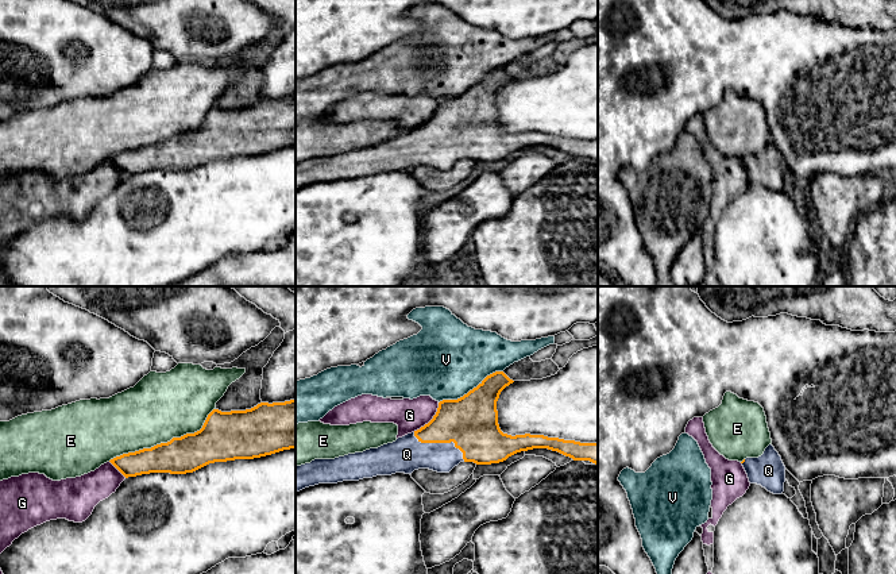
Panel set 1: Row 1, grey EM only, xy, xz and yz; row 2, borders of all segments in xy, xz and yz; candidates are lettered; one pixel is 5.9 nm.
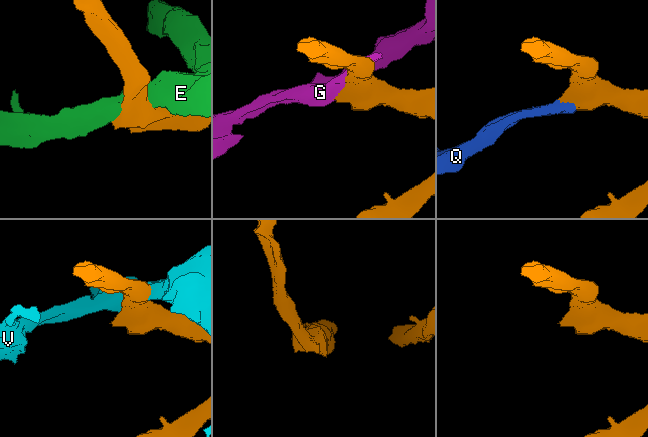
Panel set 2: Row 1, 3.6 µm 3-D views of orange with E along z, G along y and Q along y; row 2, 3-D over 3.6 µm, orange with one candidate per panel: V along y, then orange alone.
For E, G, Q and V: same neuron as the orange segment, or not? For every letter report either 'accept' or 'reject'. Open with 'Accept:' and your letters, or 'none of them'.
Accept: Q
E: reject
G: reject
Q: accept
V: reject

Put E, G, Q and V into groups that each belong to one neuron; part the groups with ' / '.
E / G / Q / V

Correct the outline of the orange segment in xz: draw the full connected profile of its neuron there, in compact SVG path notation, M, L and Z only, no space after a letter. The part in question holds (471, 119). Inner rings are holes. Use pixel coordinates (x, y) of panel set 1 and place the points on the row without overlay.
M495 69L463 95L440 99L428 122L393 140L297 163L296 190L318 181L412 172L418 166L449 170L460 159L499 161L533 146L548 146L573 158L598 162L598 140L503 131L498 122L497 99L501 89L513 80L503 69Z

